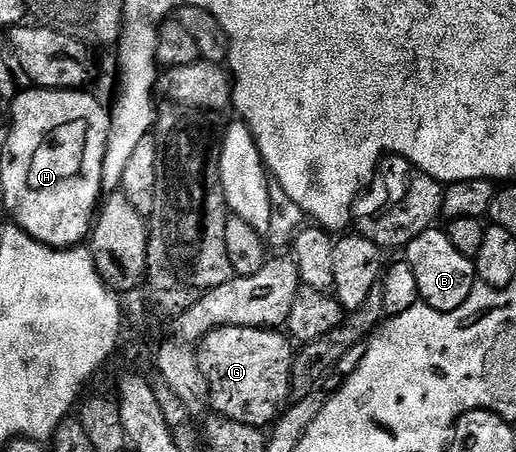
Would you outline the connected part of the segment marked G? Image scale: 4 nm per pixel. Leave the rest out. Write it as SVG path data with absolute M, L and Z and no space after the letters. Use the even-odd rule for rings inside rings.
M225 326L216 328L202 339L197 352L198 367L208 382L209 405L212 410L214 406L215 415L266 428L282 414L290 398L290 377L296 353L285 333L274 328L257 330L251 326Z

